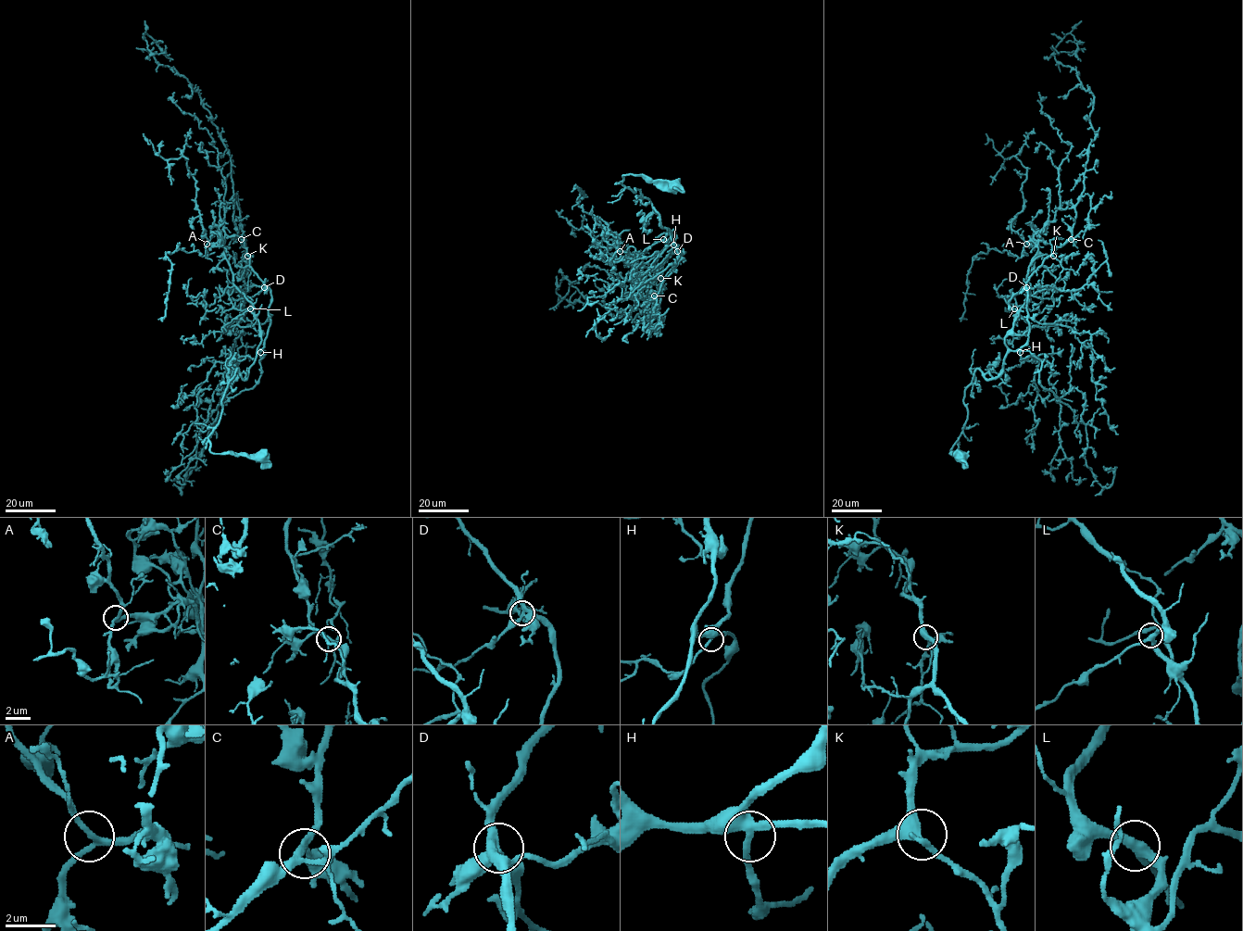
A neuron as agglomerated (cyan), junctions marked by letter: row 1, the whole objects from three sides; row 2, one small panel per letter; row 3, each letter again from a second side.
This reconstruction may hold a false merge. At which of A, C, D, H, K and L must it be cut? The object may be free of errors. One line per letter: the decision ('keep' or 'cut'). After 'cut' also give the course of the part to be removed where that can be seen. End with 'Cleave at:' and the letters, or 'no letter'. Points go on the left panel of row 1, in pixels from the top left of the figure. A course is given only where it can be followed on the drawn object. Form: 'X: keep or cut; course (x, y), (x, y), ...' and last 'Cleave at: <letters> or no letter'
A: keep
C: keep
D: keep
H: keep
K: keep
L: keep
Cleave at: no letter

